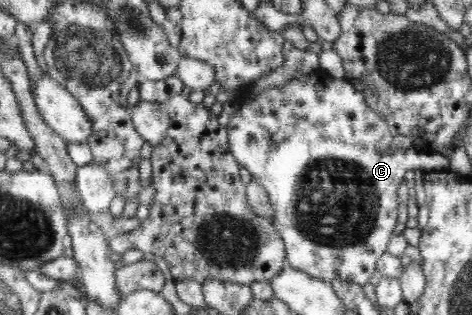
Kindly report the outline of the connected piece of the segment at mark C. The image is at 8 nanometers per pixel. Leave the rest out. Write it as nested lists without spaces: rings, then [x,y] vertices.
[[[322,68],[316,69],[300,79],[292,79],[284,85],[268,87],[266,91],[258,93],[248,104],[246,101],[242,104],[238,103],[234,114],[226,120],[225,129],[228,132],[228,144],[230,144],[232,155],[239,164],[250,171],[252,179],[256,180],[268,192],[270,203],[274,208],[273,224],[286,245],[286,261],[290,263],[292,268],[300,269],[316,279],[323,279],[325,282],[342,280],[361,286],[367,284],[377,270],[376,263],[387,252],[389,239],[398,223],[398,205],[400,205],[401,200],[396,192],[404,182],[406,172],[417,171],[421,173],[423,171],[448,170],[449,167],[448,157],[440,153],[418,152],[414,149],[399,150],[393,141],[394,135],[390,133],[386,122],[382,116],[367,105],[365,95],[345,79],[329,77]]]

